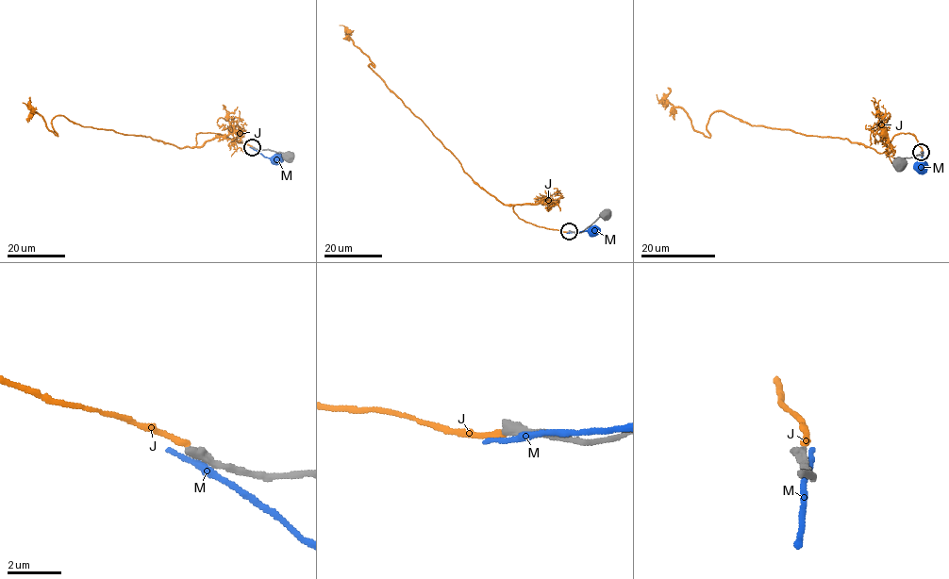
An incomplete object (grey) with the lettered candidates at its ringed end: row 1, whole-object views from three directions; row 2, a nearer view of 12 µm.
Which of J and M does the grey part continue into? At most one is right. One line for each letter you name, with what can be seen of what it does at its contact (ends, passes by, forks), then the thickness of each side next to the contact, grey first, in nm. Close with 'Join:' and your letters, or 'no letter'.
Join: no letter

